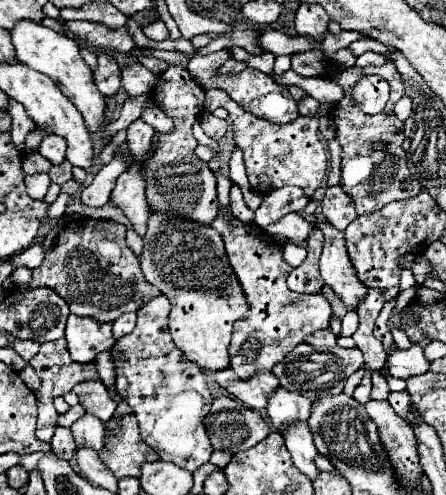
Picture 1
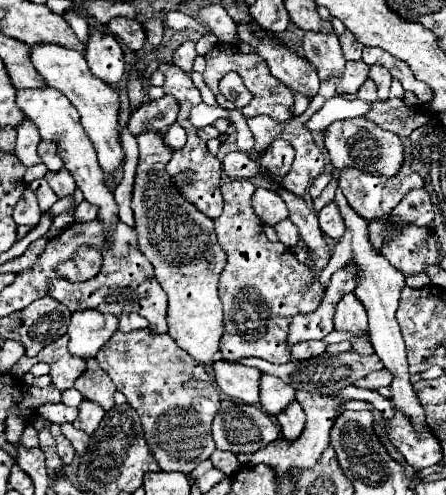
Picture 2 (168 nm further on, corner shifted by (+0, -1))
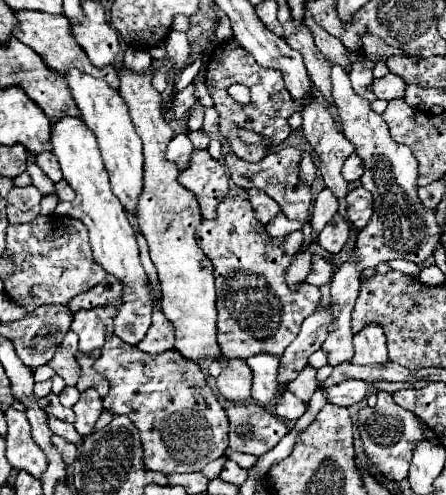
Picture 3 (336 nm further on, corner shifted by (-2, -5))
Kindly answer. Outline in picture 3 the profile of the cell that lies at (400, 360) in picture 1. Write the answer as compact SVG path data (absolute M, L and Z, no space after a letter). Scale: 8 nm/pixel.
M345 380L337 386L327 388L325 392L327 392L327 400L331 404L349 408L353 404L359 404L363 398L367 398L367 394L371 392L371 384L363 382L363 380Z

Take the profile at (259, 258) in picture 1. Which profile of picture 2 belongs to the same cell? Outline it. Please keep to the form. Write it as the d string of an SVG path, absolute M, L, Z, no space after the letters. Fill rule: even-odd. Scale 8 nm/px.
M229 180L221 184L225 200L223 214L215 218L215 234L219 246L227 254L225 270L219 278L219 298L223 302L225 330L221 336L221 354L229 362L243 356L257 356L267 362L289 362L285 344L291 318L299 312L317 310L323 298L319 278L309 274L309 268L299 264L293 250L281 242L269 242L263 232L263 222L251 208L255 186L249 180ZM313 278L313 286L305 286Z

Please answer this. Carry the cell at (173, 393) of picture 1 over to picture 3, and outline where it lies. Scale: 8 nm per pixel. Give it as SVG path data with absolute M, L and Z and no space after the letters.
M115 334L107 336L101 356L95 360L95 370L109 380L111 394L103 398L103 406L115 414L125 414L141 432L143 442L143 462L147 470L173 474L173 472L199 472L205 464L225 454L229 422L217 396L205 382L205 374L199 364L183 358L177 350L165 350L161 354L141 352L137 346L125 344Z

